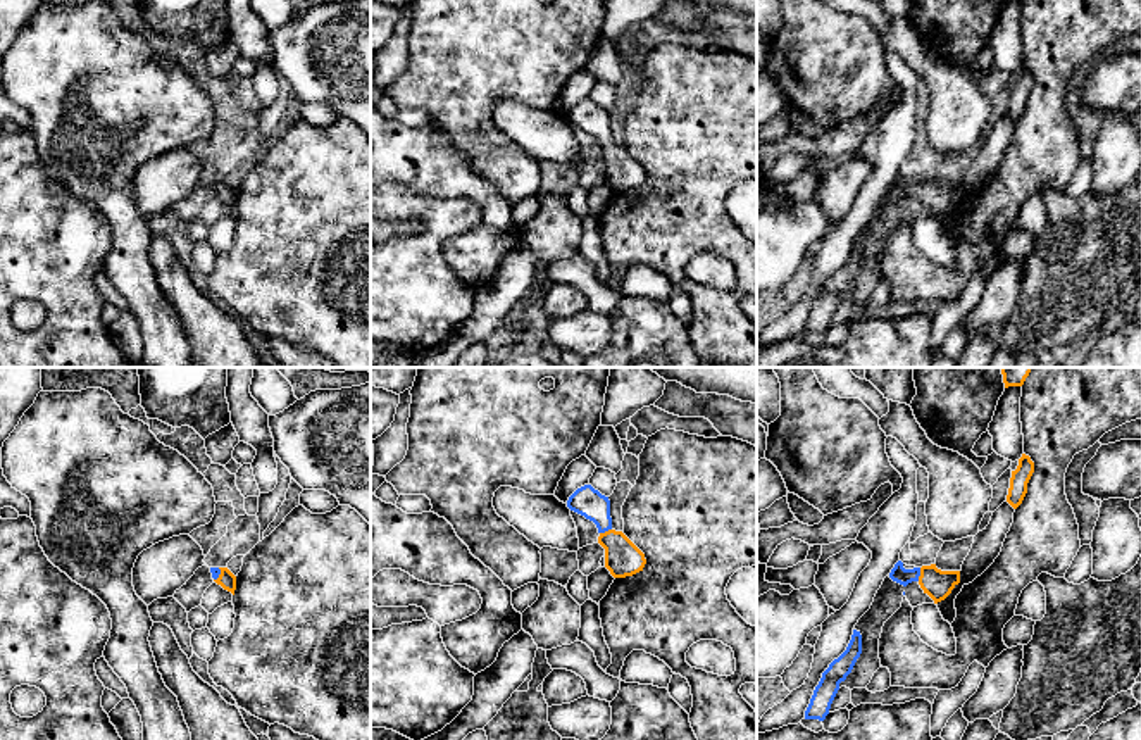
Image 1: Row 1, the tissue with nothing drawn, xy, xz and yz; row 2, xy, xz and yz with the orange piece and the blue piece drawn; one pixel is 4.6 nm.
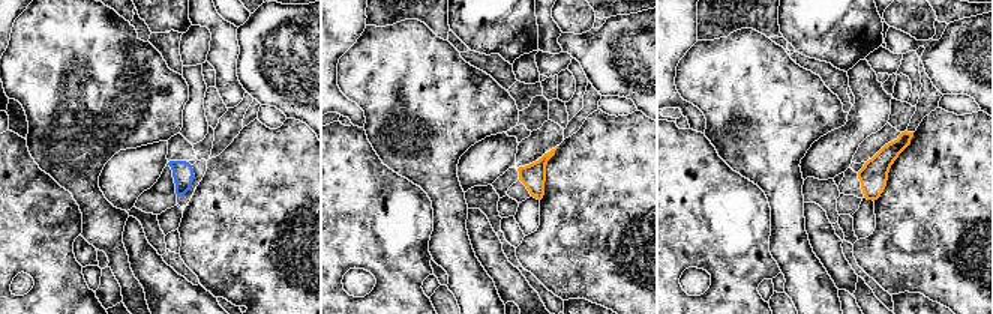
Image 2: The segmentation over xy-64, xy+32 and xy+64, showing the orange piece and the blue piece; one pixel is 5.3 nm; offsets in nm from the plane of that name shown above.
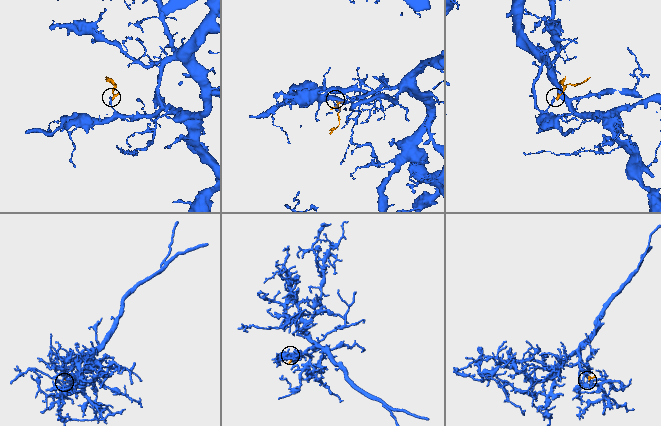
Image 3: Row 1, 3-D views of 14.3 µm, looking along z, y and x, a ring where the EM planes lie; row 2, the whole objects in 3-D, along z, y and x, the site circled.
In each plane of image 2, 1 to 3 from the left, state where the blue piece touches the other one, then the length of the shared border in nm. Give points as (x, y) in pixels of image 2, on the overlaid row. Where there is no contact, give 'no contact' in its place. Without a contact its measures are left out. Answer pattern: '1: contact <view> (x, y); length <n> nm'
1: no contact
2: no contact
3: no contact

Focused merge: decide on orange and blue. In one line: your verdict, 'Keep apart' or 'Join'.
Join

